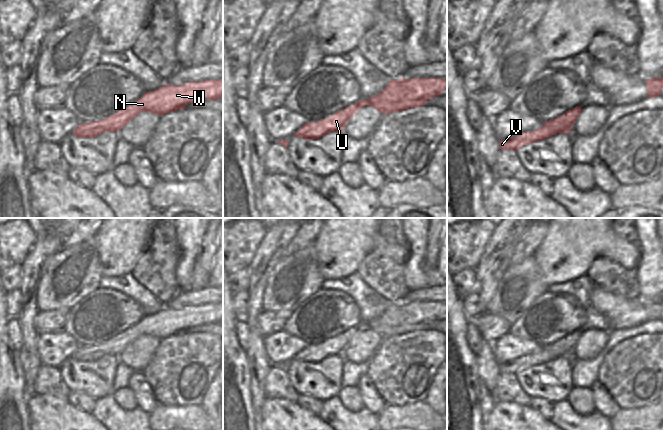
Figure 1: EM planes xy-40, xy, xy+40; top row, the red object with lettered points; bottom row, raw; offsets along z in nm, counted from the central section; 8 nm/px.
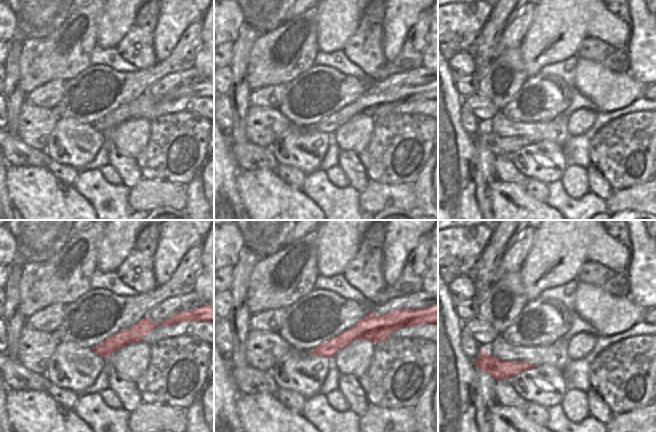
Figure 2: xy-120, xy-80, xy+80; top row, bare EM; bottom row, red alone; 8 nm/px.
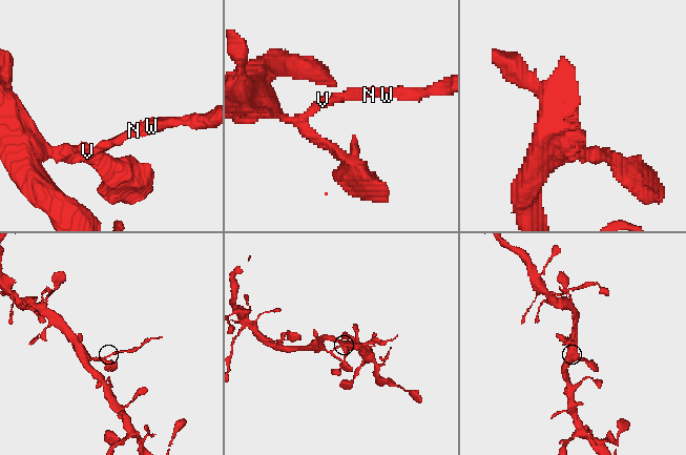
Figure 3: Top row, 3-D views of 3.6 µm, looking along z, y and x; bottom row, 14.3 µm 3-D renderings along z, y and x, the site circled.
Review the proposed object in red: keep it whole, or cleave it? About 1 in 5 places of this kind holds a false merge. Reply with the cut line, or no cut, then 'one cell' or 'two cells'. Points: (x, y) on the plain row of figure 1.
xy (316, 345), (319, 351), (330, 355) | two cells

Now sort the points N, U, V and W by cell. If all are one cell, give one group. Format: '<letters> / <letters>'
N U W / V

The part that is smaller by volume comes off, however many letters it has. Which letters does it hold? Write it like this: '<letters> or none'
N, U, W.

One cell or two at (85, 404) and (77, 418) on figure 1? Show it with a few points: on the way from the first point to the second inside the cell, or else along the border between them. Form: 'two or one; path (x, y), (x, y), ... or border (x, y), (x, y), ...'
two; border (66, 399), (74, 406), (90, 413)

